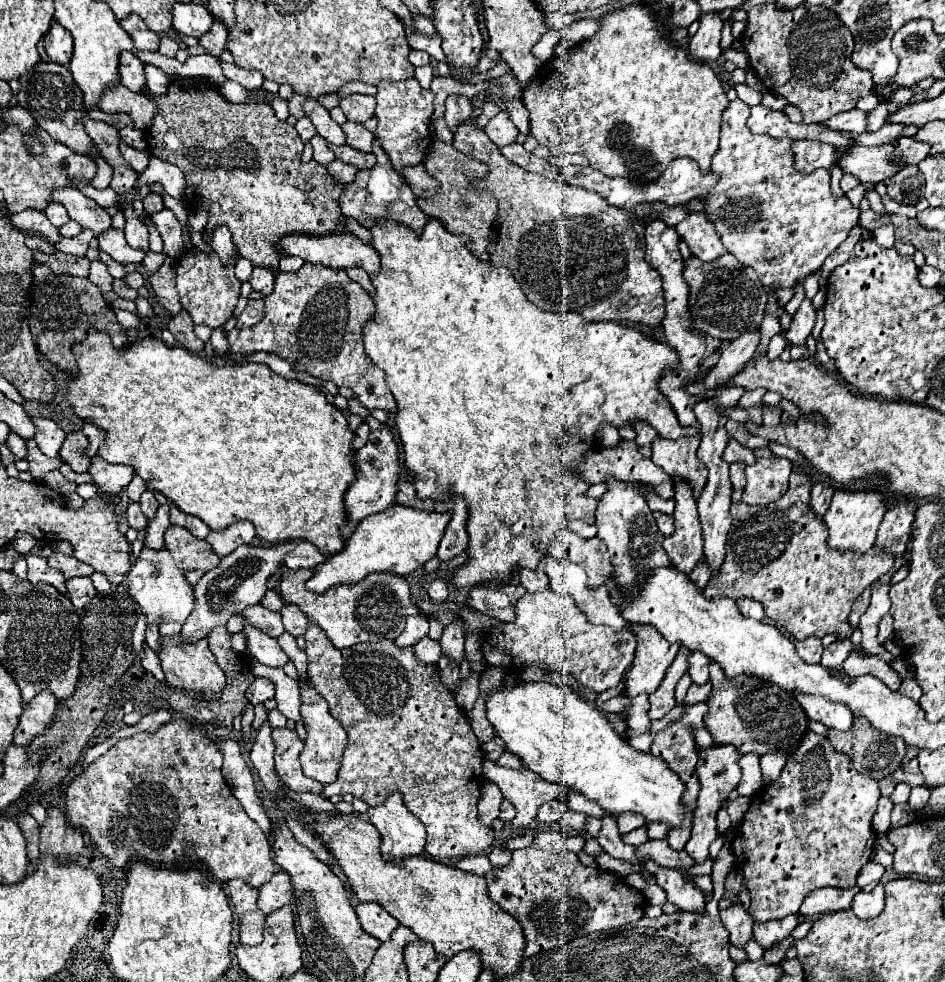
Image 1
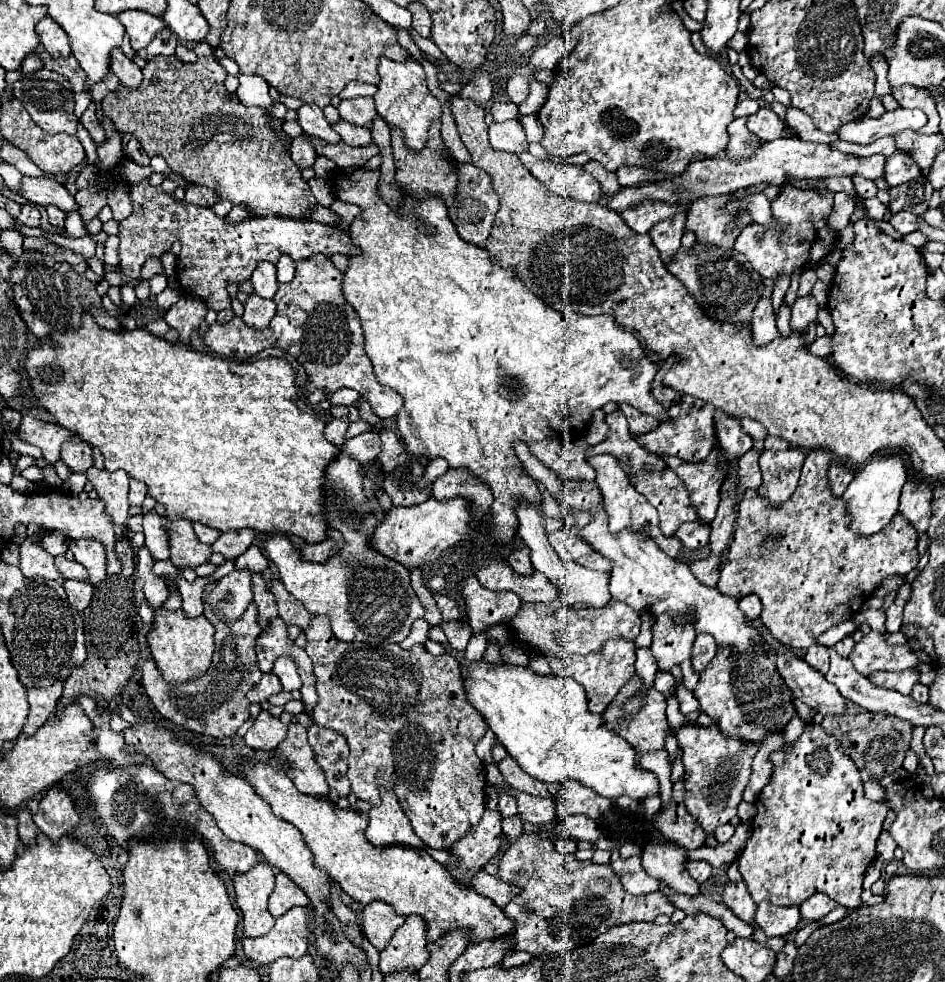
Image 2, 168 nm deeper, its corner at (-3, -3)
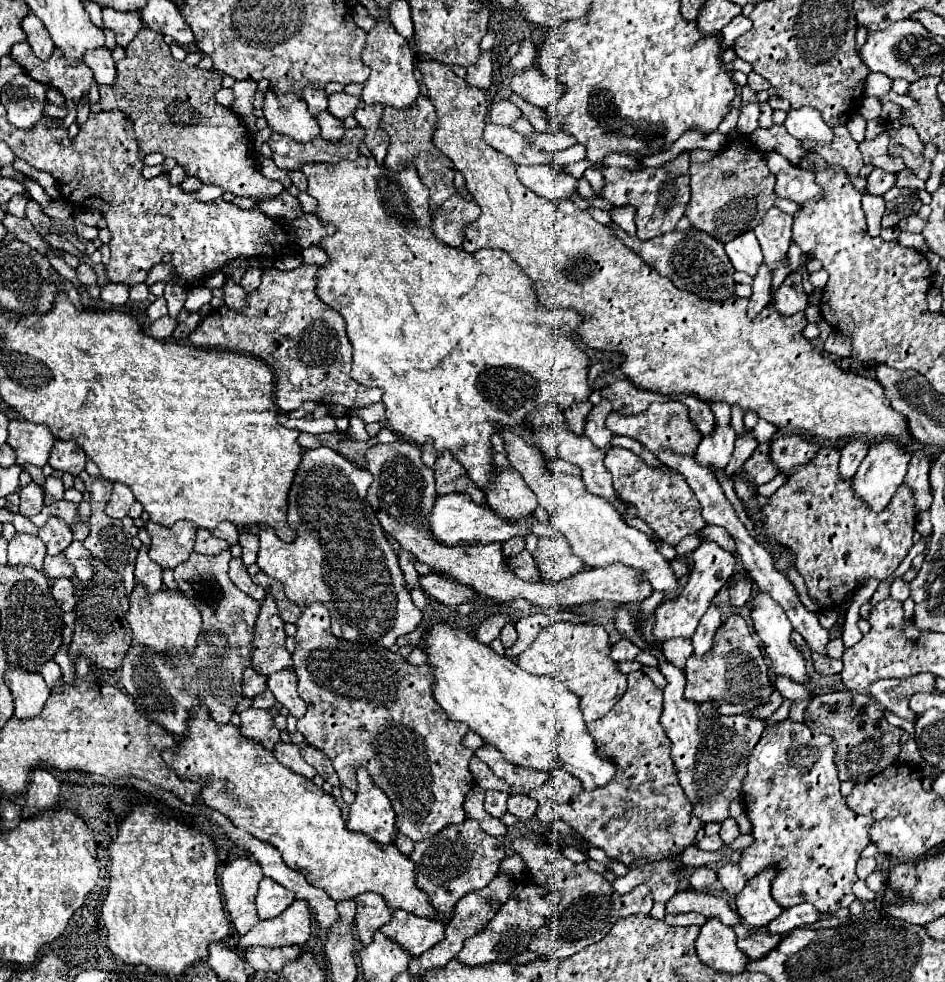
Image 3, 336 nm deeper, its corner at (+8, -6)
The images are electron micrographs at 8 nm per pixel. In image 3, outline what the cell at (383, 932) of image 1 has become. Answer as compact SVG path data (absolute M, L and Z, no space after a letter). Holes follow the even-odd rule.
M362 893L356 897L356 903L358 903L356 931L360 935L360 941L368 945L372 941L374 931L386 925L392 919L394 911L386 905L384 897L378 893Z

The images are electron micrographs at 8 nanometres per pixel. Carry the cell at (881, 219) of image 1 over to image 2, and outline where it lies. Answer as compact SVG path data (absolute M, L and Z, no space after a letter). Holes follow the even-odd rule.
M899 212L899 214L893 214L891 216L891 220L889 220L889 224L897 230L897 232L901 232L901 234L909 234L909 232L915 232L917 230L917 218L915 218L915 214L911 214L911 212Z

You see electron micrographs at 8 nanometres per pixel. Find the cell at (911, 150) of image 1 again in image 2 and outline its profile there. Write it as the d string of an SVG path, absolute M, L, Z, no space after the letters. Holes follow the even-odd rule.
M897 150L887 158L887 162L885 162L885 180L887 180L889 186L905 184L905 182L909 182L917 176L921 176L921 168L915 164L915 160L909 154Z

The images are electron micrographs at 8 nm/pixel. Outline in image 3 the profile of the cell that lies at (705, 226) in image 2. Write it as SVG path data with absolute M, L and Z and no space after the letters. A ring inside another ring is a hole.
M728 135L728 143L714 159L708 163L690 165L692 199L686 207L686 217L690 223L722 243L732 241L732 237L738 237L740 233L752 231L778 199L774 193L776 177L768 169L764 153L756 147L754 141L750 141L750 137L740 141L730 137L734 135Z

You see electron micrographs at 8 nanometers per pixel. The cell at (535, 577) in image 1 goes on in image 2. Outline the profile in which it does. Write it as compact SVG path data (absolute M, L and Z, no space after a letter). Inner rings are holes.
M521 546L521 548L513 550L507 560L509 560L511 568L513 568L517 574L531 576L531 574L535 572L535 568L533 568L533 564L531 564L531 560L529 560L529 550L527 550L527 546Z

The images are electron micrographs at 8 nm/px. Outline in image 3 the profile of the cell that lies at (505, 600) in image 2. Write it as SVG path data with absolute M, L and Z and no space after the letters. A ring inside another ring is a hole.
M436 573L420 575L418 583L436 601L440 601L444 605L452 605L452 607L456 607L456 605L460 605L460 603L470 601L470 599L476 597L476 593L472 589L468 589L466 585L458 585L456 581L444 579L444 577L436 575Z

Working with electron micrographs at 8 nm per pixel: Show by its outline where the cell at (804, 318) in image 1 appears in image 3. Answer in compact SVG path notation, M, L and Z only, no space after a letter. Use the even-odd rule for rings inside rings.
M796 271L784 279L784 283L774 291L774 307L782 315L794 315L808 307L808 295L802 287L802 275Z

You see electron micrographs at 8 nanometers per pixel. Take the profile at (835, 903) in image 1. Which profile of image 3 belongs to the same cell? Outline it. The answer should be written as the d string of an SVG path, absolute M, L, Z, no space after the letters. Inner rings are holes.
M808 903L794 905L790 909L784 909L780 917L776 917L774 921L770 921L768 933L770 935L784 935L784 933L788 933L792 929L816 923L818 917L820 917L820 913L816 913L814 905L808 905Z

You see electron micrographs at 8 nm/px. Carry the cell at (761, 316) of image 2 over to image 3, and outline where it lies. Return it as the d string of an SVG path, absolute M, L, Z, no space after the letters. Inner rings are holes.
M762 263L752 283L752 297L748 305L750 317L756 317L770 303L770 285L772 285L772 271L770 267L766 267L766 263Z

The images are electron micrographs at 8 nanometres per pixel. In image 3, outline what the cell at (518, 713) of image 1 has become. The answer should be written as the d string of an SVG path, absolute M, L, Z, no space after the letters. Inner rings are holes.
M436 623L426 631L426 649L428 665L434 669L434 699L446 711L452 721L466 723L474 733L478 733L486 743L496 745L496 749L510 761L512 765L524 765L540 771L551 771L555 768L564 769L578 777L584 789L592 791L596 787L606 785L616 769L614 763L596 755L596 745L590 733L584 729L584 719L578 707L578 697L568 693L564 685L550 677L538 677L524 669L520 669L510 657L498 655L476 639L474 633L458 629L450 623Z

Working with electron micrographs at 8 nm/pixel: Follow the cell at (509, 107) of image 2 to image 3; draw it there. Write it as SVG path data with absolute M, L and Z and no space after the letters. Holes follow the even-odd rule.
M500 101L490 109L490 121L496 125L512 125L522 111L512 101Z

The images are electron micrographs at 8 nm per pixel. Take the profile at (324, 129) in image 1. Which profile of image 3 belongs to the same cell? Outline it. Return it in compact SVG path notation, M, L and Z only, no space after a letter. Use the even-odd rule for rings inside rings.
M268 89L262 111L268 127L276 133L290 135L296 141L310 141L312 137L320 135L320 127L316 119L308 113L306 101L292 93L284 95Z

